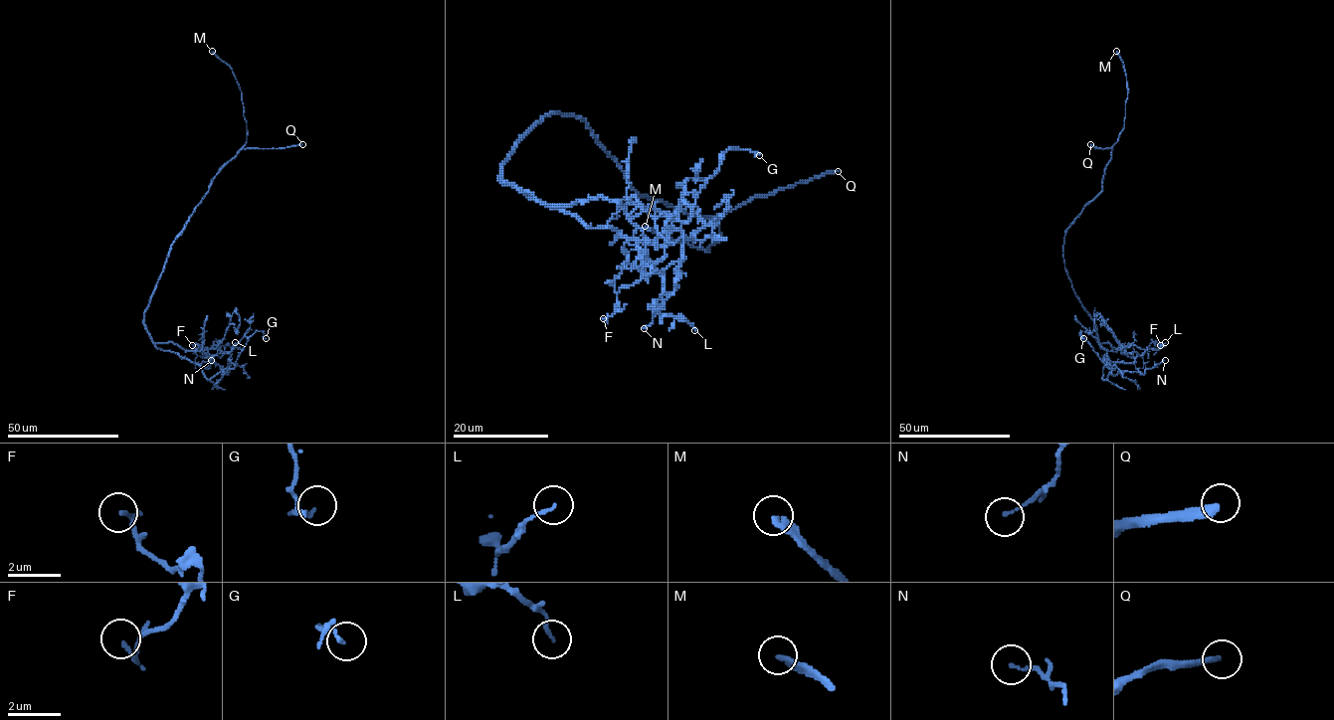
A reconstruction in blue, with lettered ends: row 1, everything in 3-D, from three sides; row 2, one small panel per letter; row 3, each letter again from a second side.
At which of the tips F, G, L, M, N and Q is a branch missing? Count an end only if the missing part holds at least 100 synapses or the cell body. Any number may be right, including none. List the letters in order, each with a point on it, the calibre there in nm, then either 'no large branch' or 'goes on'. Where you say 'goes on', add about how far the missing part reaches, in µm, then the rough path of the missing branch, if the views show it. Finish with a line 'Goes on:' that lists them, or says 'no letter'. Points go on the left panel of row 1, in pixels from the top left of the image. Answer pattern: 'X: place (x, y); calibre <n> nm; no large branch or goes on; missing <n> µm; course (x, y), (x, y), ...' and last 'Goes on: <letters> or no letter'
F: place (192, 345); calibre 100 nm; no large branch
G: place (266, 338); calibre 120 nm; no large branch
L: place (235, 342); calibre 120 nm; no large branch
M: place (212, 51); calibre 240 nm; goes on; missing 45 µm; course (212, 51), (196, 40), (180, 18)
N: place (211, 360); calibre 110 nm; no large branch
Q: place (302, 144); calibre 240 nm; goes on; missing 100 µm; course (302, 144), (345, 137), (368, 127), (375, 119), (379, 98), (373, 87), (347, 68), (308, 65), (289, 53)
Goes on: M, Q

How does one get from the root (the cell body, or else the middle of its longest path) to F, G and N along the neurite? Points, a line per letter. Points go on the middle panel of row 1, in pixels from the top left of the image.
F: (546, 116), (516, 143), (501, 180), (548, 205), (613, 200), (646, 240), (644, 275), (603, 318)
G: (546, 116), (516, 143), (503, 163), (501, 180), (548, 205), (634, 198), (685, 222), (728, 149), (759, 155)
N: (546, 116), (503, 163), (504, 182), (548, 205), (634, 198), (682, 234), (676, 288), (644, 328)

